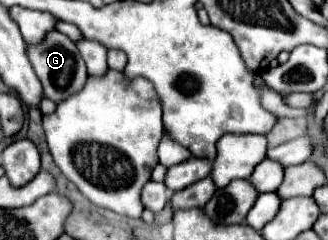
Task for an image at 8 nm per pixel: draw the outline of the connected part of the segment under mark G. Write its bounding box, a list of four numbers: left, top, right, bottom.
[27,31,87,103]

